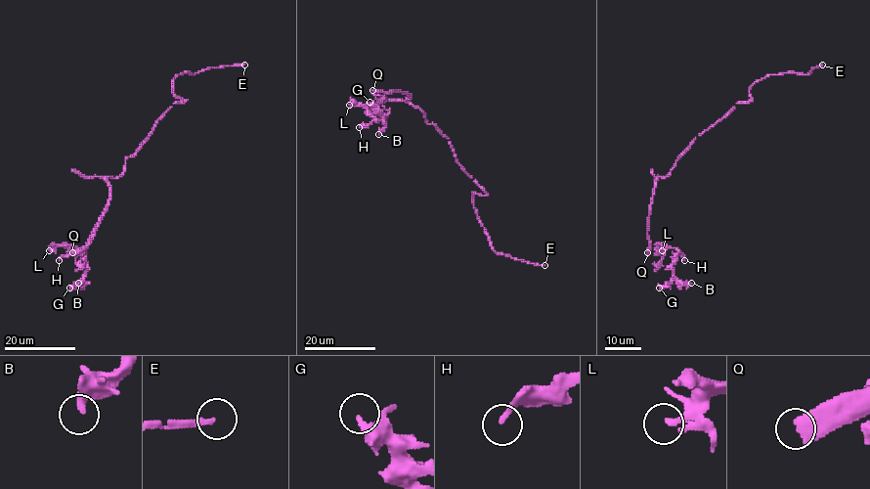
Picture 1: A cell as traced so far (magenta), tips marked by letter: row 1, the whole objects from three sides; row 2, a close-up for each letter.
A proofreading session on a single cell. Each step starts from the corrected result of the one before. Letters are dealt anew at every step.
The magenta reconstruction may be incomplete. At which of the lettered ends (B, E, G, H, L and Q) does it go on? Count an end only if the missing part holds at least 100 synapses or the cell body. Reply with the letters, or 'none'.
E

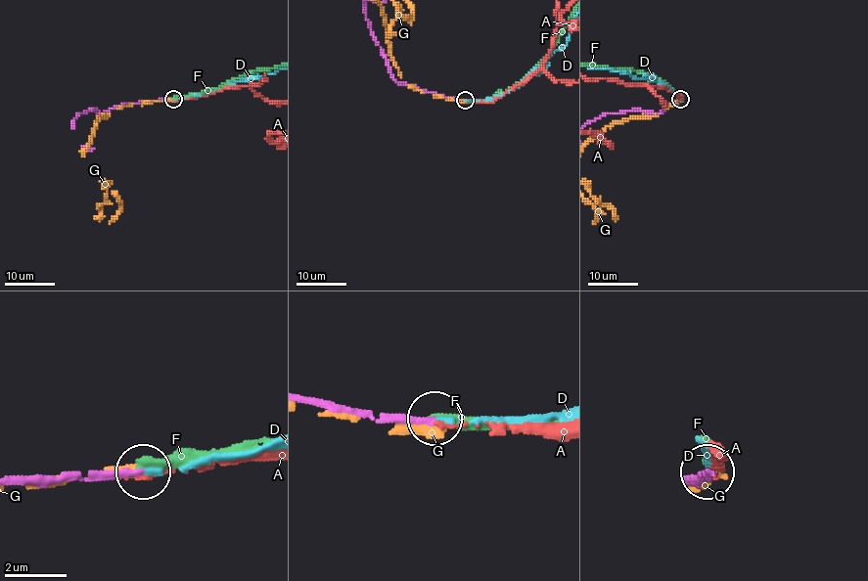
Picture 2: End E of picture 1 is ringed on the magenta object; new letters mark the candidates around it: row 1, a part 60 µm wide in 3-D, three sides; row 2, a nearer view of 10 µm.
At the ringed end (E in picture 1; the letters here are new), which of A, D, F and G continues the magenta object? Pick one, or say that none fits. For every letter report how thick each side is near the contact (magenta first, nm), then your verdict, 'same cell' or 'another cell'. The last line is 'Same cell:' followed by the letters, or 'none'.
A: 240 nm thick on the magenta side, 140 nm on the other; another cell
D: 220 nm thick on the magenta side, 200 nm on the other; same cell
F: 220 nm thick on the magenta side, 320 nm on the other; another cell
G: 280 nm thick on the magenta side, 480 nm on the other; another cell
Same cell: D

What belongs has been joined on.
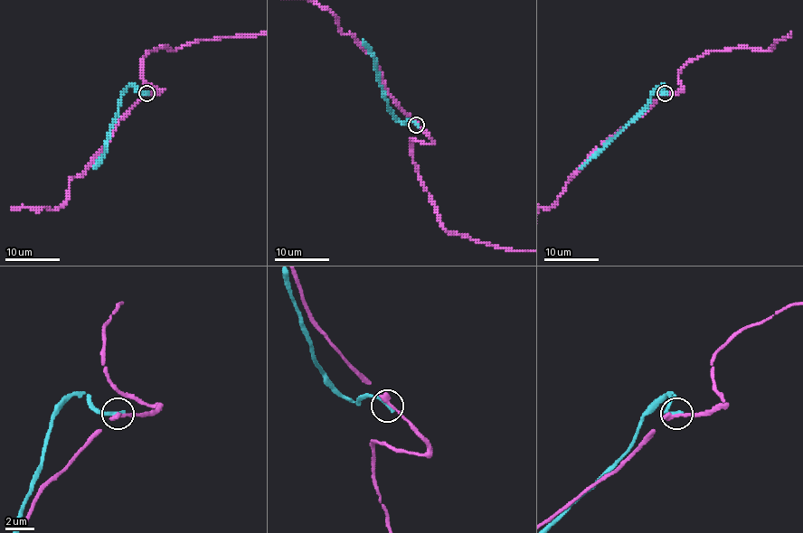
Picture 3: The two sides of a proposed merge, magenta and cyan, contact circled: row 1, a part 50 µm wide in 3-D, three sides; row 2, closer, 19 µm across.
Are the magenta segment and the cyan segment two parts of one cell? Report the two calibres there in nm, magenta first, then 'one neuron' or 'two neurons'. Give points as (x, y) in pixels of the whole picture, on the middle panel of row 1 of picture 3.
380/320 nm | two neurons

